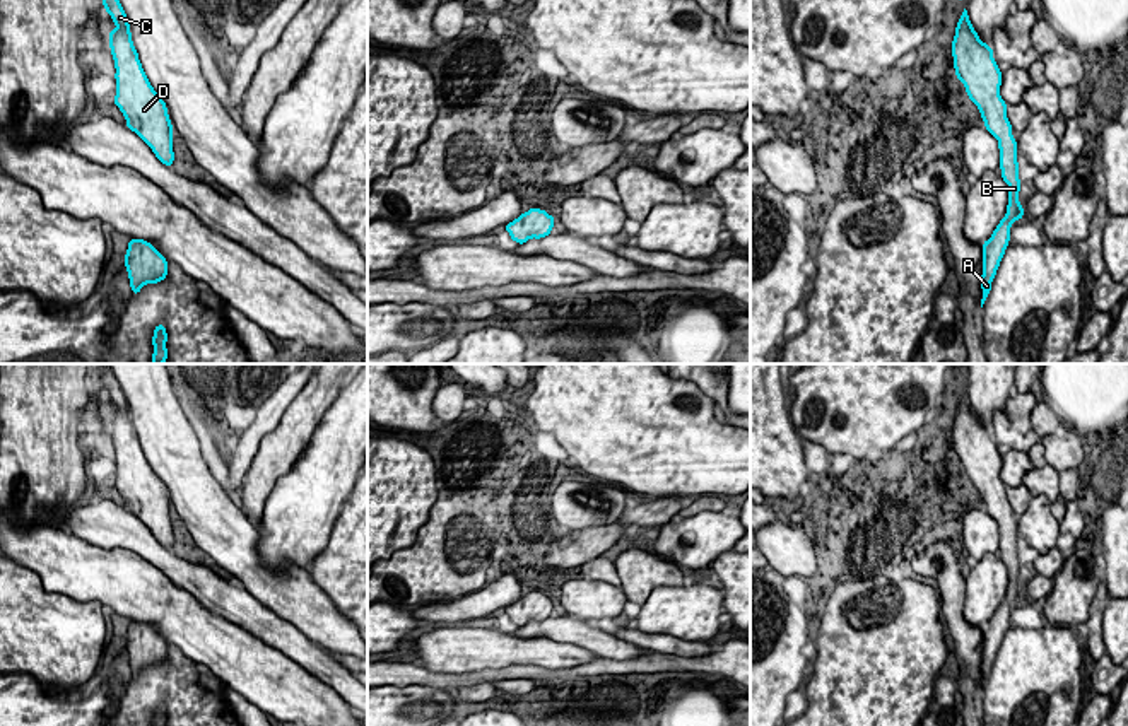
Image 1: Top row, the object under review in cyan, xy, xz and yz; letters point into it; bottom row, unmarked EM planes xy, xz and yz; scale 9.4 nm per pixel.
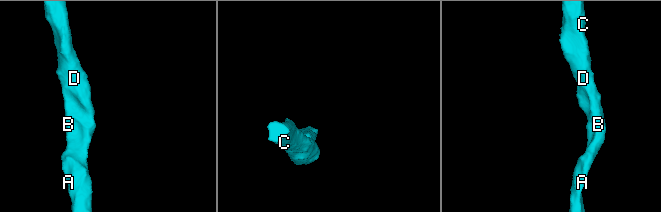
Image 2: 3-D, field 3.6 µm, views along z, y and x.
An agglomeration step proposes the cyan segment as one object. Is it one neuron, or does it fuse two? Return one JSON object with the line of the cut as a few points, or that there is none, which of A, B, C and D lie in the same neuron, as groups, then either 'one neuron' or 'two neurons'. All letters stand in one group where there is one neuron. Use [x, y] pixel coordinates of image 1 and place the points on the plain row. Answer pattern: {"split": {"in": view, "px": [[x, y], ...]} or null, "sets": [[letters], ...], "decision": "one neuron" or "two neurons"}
{"split": null, "sets": [["A", "B", "C", "D"]], "decision": "one neuron"}

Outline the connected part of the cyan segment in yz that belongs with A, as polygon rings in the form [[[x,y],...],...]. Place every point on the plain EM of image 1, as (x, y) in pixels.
[[[966,391],[955,410],[952,439],[955,458],[964,466],[967,480],[978,489],[984,511],[998,523],[1002,560],[1008,567],[1007,596],[991,620],[983,625],[983,690],[1000,644],[1008,630],[1010,610],[1024,600],[1024,589],[1019,584],[1017,523],[1012,518],[1012,507],[1007,501],[1007,485],[1000,478],[1002,454],[993,441],[993,430],[979,422]]]

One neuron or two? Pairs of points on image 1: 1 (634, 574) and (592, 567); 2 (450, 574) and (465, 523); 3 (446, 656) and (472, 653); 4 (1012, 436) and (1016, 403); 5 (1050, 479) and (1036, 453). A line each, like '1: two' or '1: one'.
1: one
2: one
3: one
4: one
5: two

